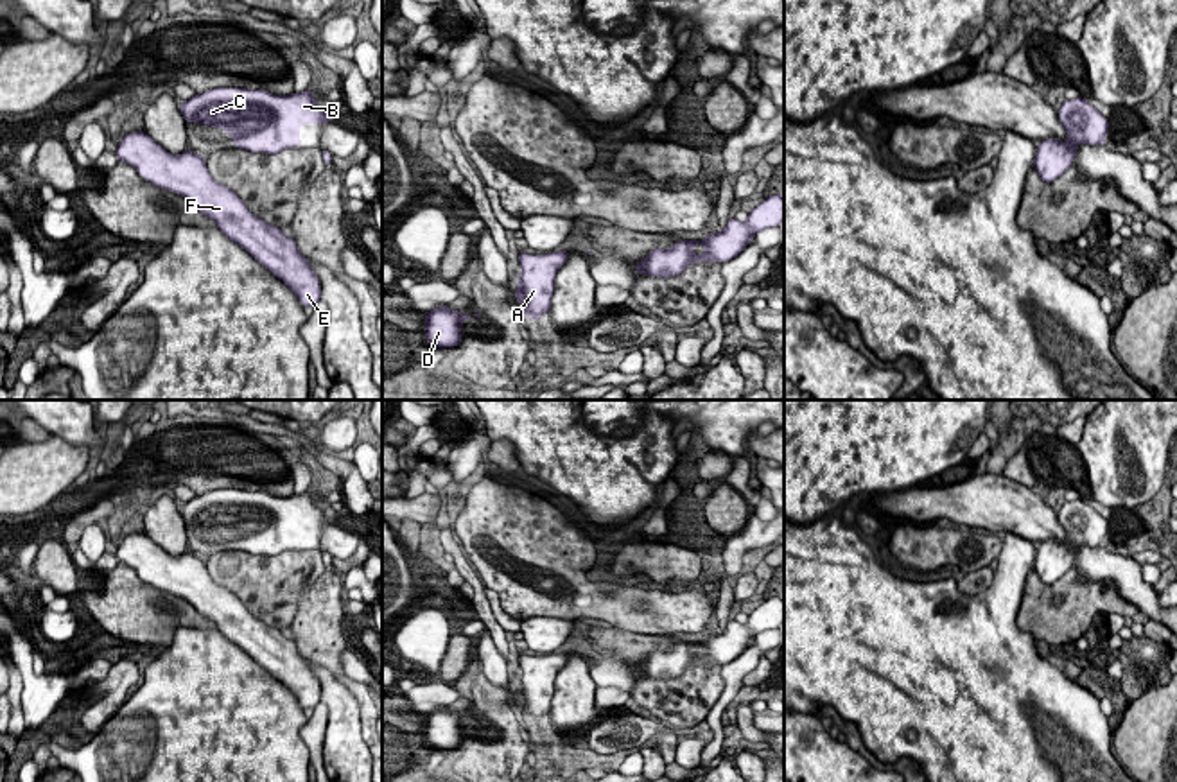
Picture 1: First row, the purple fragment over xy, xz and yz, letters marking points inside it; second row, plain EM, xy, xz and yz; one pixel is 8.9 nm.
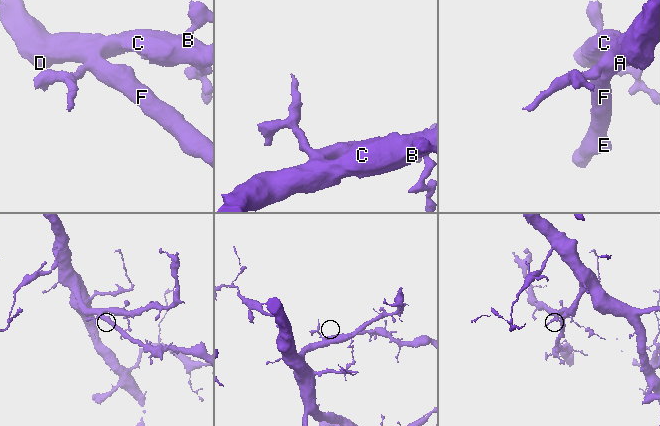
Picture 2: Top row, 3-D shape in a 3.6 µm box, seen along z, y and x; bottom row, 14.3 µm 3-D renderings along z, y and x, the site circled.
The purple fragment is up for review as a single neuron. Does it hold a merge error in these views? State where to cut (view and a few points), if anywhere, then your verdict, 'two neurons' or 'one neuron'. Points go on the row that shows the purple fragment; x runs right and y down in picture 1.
cut none; one neuron

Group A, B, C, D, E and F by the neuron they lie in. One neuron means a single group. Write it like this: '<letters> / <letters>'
A B C D E F

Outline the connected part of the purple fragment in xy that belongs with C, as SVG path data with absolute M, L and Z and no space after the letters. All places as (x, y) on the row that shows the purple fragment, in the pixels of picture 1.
M214 88L179 102L185 122L230 133L233 149L276 154L300 149L303 124L334 122L332 111L314 100L314 91L273 95L266 90Z

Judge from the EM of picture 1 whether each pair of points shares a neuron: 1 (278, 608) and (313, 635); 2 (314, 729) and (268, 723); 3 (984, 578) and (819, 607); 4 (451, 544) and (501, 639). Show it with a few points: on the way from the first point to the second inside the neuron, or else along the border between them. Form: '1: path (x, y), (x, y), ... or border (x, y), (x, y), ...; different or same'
1: border (314, 583), (302, 592), (298, 610), (287, 626); different
2: border (305, 720), (300, 738), (311, 763); different
3: border (994, 571), (993, 582), (976, 594), (957, 590); different
4: path (463, 567), (478, 585), (479, 603), (487, 616); same

